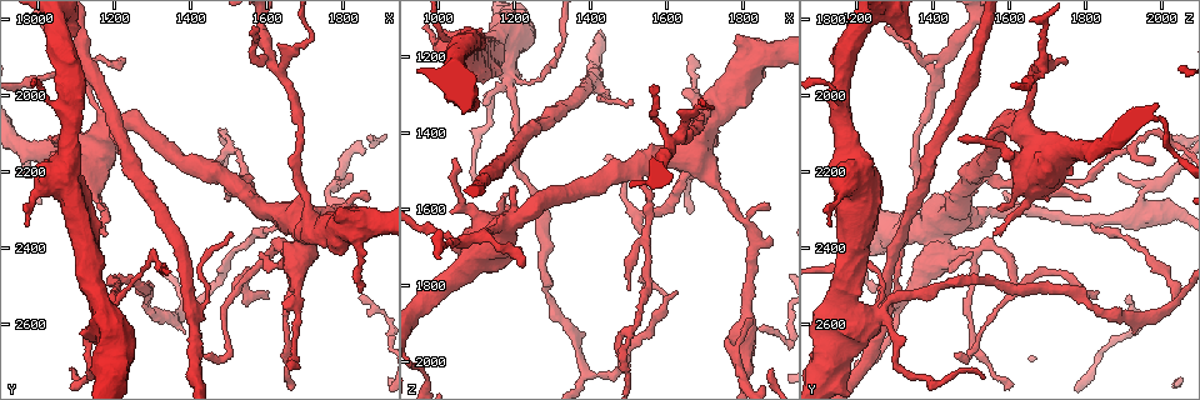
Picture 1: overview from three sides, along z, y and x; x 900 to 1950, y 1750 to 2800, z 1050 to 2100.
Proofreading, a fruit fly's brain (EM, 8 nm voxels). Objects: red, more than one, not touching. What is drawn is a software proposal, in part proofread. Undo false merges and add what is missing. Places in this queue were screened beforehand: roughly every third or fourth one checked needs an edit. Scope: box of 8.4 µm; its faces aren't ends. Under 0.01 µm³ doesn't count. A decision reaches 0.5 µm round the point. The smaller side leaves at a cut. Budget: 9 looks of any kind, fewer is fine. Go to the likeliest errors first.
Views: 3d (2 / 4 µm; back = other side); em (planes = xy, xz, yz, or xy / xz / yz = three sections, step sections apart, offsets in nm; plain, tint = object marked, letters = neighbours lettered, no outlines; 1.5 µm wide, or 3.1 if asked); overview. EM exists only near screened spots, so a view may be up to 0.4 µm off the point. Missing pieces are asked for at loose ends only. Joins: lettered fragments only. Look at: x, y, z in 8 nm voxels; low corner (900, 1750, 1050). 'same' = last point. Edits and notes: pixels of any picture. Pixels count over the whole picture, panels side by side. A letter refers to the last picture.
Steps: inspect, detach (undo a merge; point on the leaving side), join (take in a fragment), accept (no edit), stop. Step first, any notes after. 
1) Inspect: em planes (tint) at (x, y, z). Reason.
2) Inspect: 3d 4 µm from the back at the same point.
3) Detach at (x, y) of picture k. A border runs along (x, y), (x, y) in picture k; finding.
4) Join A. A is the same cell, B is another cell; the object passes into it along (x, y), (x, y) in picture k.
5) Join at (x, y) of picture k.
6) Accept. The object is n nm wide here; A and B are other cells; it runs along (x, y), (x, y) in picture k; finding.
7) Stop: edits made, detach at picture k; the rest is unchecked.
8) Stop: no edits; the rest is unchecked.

Inspect: em planes (plain) at (1505, 2365, 1315). An open end.

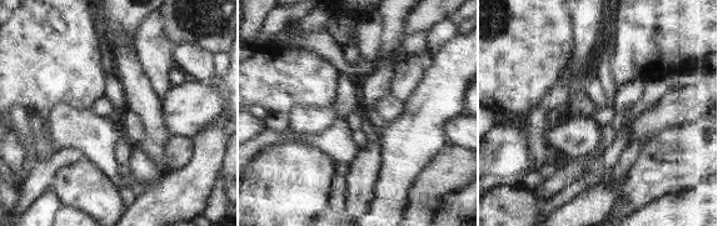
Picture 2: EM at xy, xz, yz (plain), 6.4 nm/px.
Inspect: em planes (tint) at the same point.

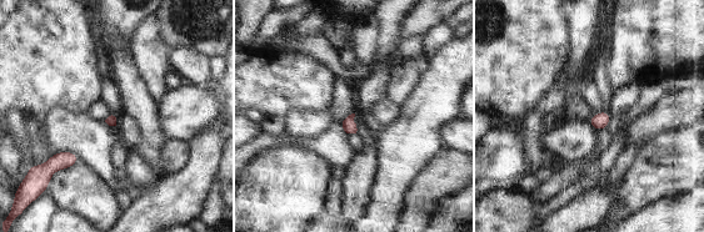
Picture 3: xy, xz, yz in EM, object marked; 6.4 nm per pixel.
Inspect: em planes (letters) at the same point. What lies round it.

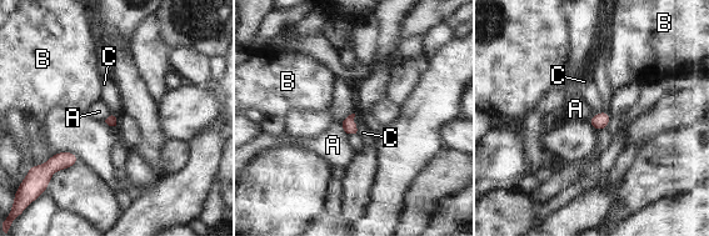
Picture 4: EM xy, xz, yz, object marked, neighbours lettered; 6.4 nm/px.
Accept. A, B and C are other cells; a border runs along (354, 113), (343, 121), (346, 134) in picture 4; none of them fits.

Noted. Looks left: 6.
Inspect: 3d 2 µm at (1630, 1940, 1400). Looks like a crossing.

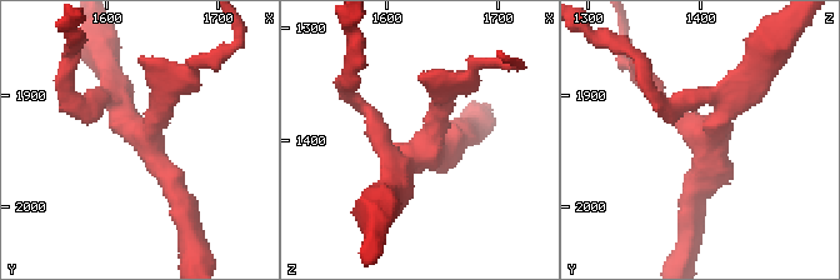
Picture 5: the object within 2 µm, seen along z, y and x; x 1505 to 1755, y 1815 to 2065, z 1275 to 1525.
Inspect: em planes (plain) at (1634, 1936, 1408).

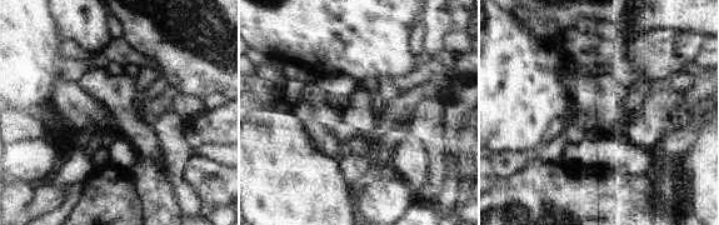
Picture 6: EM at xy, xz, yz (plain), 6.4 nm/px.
Inspect: em planes (letters) at the same point.

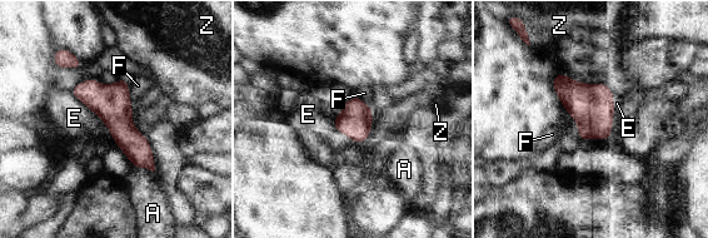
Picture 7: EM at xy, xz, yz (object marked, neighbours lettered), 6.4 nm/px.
Accept. A, E, F and Z are other cells; 4 arms meet here; all the same neuron.

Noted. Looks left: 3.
Inspect: 3d 4 µm at (1215, 1920, 1750). Free end.

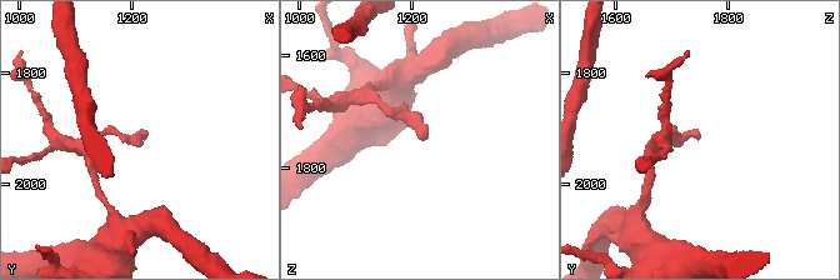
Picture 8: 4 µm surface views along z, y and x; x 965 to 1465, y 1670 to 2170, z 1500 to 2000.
Inspect: em xz step 8 (tint) at (1220, 1925, 1750).

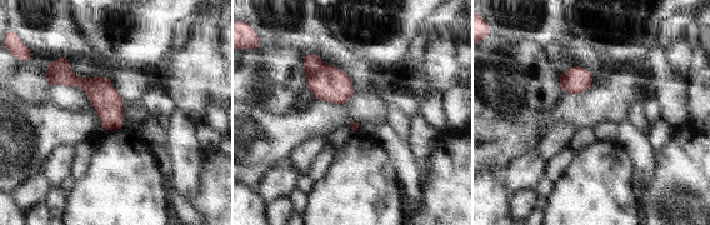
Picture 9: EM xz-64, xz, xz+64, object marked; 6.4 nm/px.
Inspect: em xz step 8 (letters) at the same point.

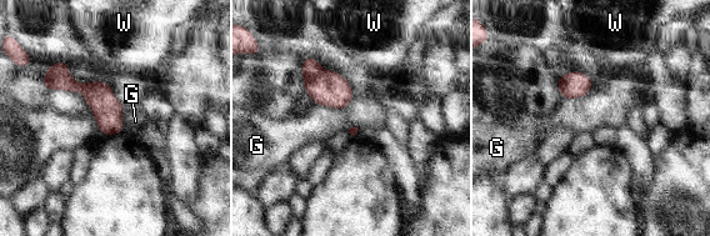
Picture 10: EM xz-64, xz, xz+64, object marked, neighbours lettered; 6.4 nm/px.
Accept. G and W are other cells; a border runs along (354, 98), (341, 109), (314, 104) in picture 10; no lettered fragment goes on from it.

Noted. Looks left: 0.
Stop: no edits; the rest is unchecked.

